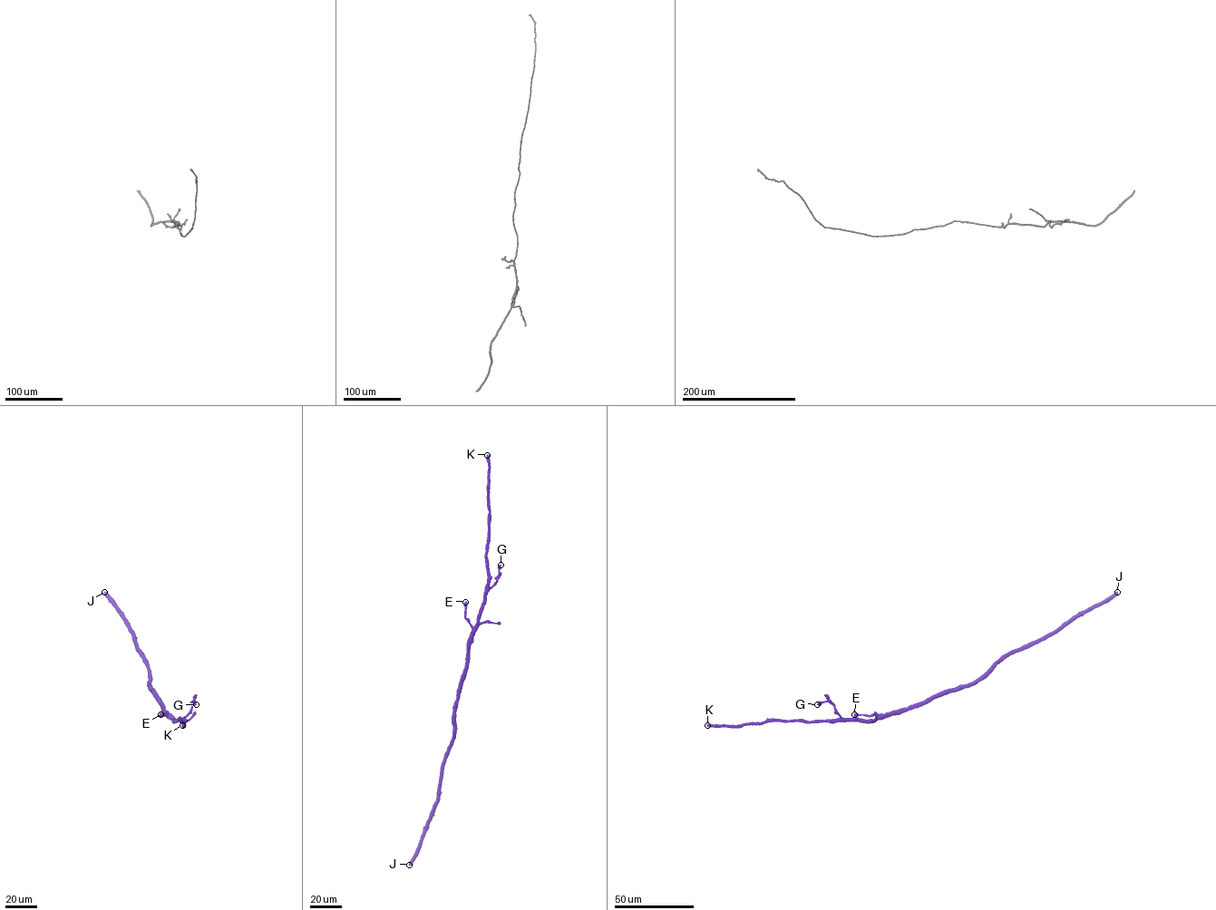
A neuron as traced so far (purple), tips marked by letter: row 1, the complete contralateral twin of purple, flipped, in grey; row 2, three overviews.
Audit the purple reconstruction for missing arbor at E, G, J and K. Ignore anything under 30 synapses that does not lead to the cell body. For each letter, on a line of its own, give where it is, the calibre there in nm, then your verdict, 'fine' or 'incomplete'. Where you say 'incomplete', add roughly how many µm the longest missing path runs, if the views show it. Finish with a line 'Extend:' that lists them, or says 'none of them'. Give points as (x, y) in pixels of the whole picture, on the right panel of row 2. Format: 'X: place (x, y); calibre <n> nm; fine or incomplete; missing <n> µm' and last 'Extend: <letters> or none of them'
E: place (854, 714); calibre 600 nm; fine
G: place (817, 704); calibre 600 nm; fine
J: place (1117, 592); calibre 600 nm; fine
K: place (707, 725); calibre 650 nm; incomplete; missing 500 µm
Extend: K

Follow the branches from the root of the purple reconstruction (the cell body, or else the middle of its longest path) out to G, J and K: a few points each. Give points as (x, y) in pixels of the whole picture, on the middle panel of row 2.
G: (474, 628), (483, 596), (497, 582), (500, 565)
J: (474, 628), (467, 665), (456, 698), (452, 741), (442, 764), (440, 793), (409, 865)
K: (474, 628), (488, 581), (487, 455)

